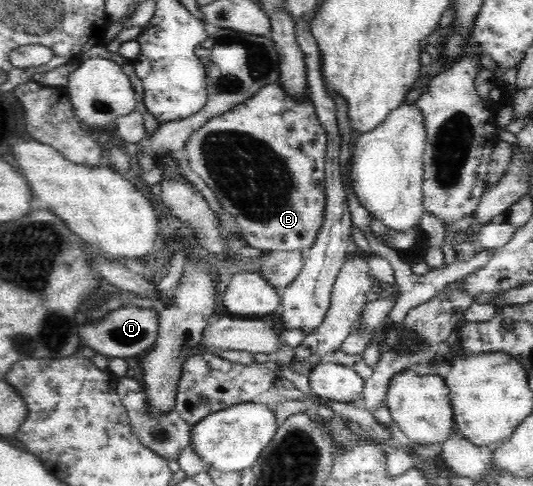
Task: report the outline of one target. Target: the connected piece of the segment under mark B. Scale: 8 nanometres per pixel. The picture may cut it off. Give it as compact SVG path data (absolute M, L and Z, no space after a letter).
M276 82L271 83L271 85L265 85L263 89L259 89L253 97L249 97L247 101L241 102L235 109L230 109L220 116L212 117L205 125L202 125L190 135L183 149L186 152L188 162L191 164L193 171L213 190L213 193L215 193L215 196L217 196L225 211L229 211L235 221L237 221L242 236L242 243L255 247L255 249L261 249L262 252L272 253L273 251L301 251L303 248L309 248L317 241L317 235L319 235L325 221L326 195L324 169L327 143L327 133L325 133L324 126L318 120L316 109L311 100L307 97L303 97L303 99L289 97L284 92L283 86L278 85Z

